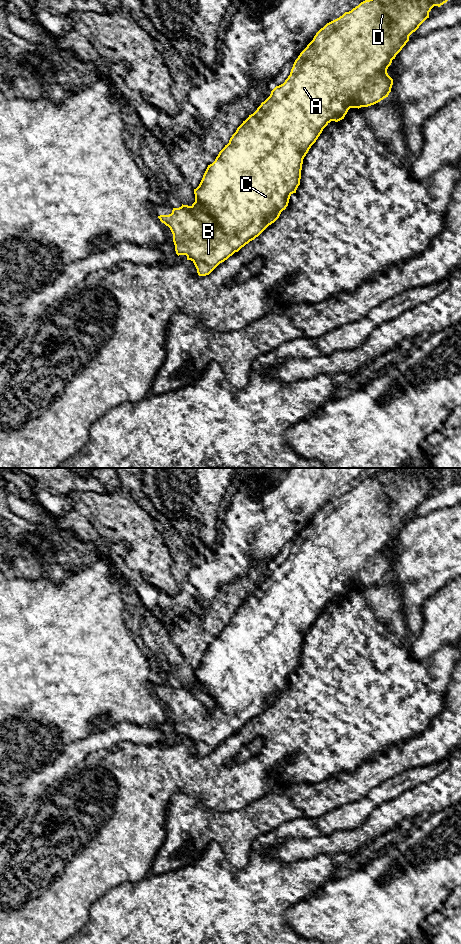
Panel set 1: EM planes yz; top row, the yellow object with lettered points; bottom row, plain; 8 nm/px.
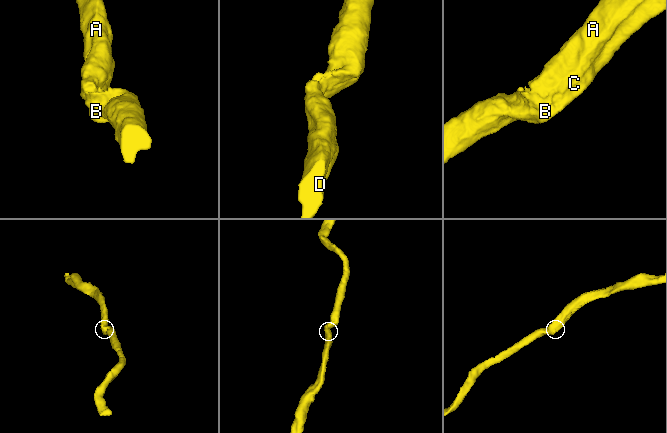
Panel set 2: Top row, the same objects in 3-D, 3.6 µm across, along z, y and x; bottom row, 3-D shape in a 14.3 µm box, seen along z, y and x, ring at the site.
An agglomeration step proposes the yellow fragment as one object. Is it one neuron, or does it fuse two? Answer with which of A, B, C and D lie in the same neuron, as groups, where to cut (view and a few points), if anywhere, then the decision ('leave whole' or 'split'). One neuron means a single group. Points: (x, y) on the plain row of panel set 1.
A B C D; no cut; leave whole

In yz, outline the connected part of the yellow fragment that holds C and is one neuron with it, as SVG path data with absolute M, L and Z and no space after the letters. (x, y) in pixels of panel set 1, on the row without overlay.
M396 468L390 472L382 472L374 476L372 479L361 482L351 491L345 492L339 498L327 503L321 508L316 513L313 520L295 540L290 555L285 562L276 566L271 571L270 576L261 583L257 590L243 601L230 618L229 623L219 632L215 641L208 645L199 666L194 669L195 682L191 686L182 684L179 688L173 688L172 693L169 695L158 696L160 701L168 706L173 714L176 734L178 736L186 735L187 740L191 740L194 743L198 755L206 756L220 743L227 740L235 732L238 732L246 724L258 717L269 705L274 703L279 698L281 692L288 686L290 676L293 673L296 673L296 670L300 665L303 639L311 626L316 622L323 609L331 601L338 602L344 599L350 588L359 589L361 587L368 587L388 577L393 565L393 559L388 555L387 549L391 545L392 540L395 539L396 535L409 521L409 516L415 512L427 498L429 498L431 489L434 486L440 487L447 481L448 473L446 472L446 468Z

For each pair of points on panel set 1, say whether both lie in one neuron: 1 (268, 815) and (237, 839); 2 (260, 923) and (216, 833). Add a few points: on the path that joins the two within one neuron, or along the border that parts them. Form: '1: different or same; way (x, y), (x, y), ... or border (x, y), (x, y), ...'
1: same; way (260, 817), (245, 831)
2: different; border (219, 845), (231, 865), (238, 868), (247, 866)

